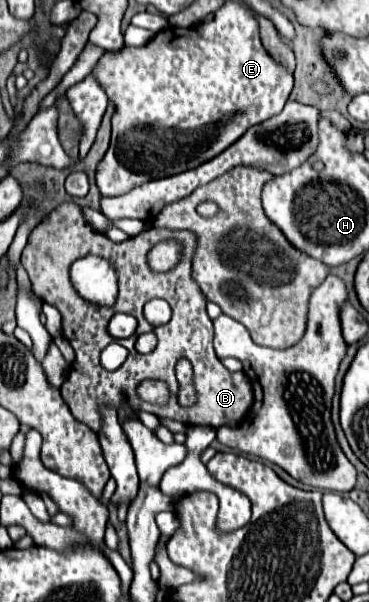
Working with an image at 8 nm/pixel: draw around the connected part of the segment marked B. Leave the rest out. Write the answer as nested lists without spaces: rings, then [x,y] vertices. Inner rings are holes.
[[[63,202],[59,208],[55,208],[45,222],[41,222],[29,236],[29,242],[23,250],[21,264],[25,266],[33,292],[37,298],[43,302],[55,306],[61,316],[63,316],[63,336],[69,340],[69,344],[75,350],[75,360],[71,364],[71,370],[67,374],[67,380],[61,386],[63,400],[67,402],[71,414],[93,428],[95,432],[101,426],[101,414],[99,408],[105,404],[113,404],[115,408],[121,406],[121,402],[127,402],[127,408],[131,412],[135,410],[147,410],[155,416],[167,416],[173,420],[179,420],[183,424],[205,424],[205,426],[223,426],[225,422],[241,422],[245,414],[249,412],[253,404],[253,390],[249,386],[249,380],[243,376],[243,372],[229,372],[221,360],[215,356],[213,350],[213,322],[207,318],[205,312],[205,296],[201,290],[197,290],[197,284],[191,278],[191,258],[195,254],[195,236],[189,230],[157,230],[157,228],[147,228],[137,236],[127,238],[125,242],[111,242],[105,234],[97,232],[91,228],[91,224],[85,220],[81,206],[75,202]],[[165,240],[173,240],[181,246],[181,258],[175,268],[167,272],[155,272],[147,264],[147,254],[149,250]],[[79,256],[103,256],[109,260],[117,272],[117,282],[119,282],[119,294],[113,306],[99,306],[93,302],[83,300],[75,288],[71,286],[69,280],[69,268]],[[153,298],[163,298],[169,302],[173,314],[171,320],[163,326],[151,326],[145,316],[143,316],[143,306],[145,302]],[[117,312],[125,312],[137,318],[137,330],[133,336],[125,340],[117,340],[109,336],[107,324],[111,316]],[[143,332],[155,332],[157,336],[157,346],[149,354],[139,354],[135,350],[135,340]],[[117,342],[129,350],[127,360],[123,362],[121,368],[115,372],[105,370],[99,364],[99,354],[101,350]],[[179,358],[185,358],[193,364],[193,382],[197,390],[197,402],[191,408],[181,408],[177,404],[177,378],[175,378],[175,364]],[[143,380],[161,380],[169,384],[169,402],[165,406],[155,406],[149,402],[143,402],[137,396],[137,386]]]

